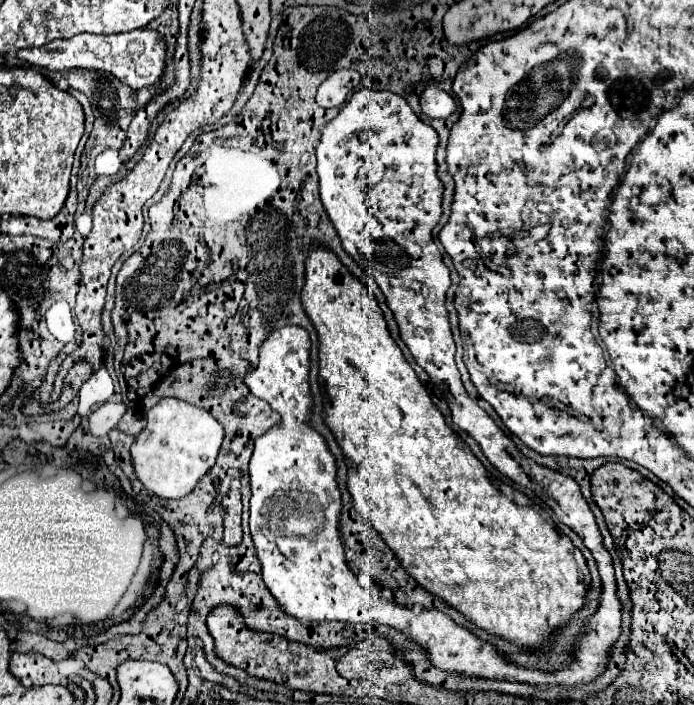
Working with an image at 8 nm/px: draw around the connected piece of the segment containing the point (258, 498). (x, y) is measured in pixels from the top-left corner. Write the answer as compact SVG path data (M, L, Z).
M286 325L280 329L270 331L270 335L260 345L260 359L258 365L244 375L244 385L250 389L252 395L264 399L270 403L274 411L280 413L282 423L278 429L268 431L254 443L254 453L250 459L250 487L252 487L252 499L250 499L250 533L258 551L258 559L262 563L262 577L266 587L270 589L272 597L276 599L278 607L298 619L300 623L314 627L322 621L342 621L342 623L378 623L392 627L414 643L422 647L428 661L444 671L444 673L456 673L460 677L478 677L478 679L508 679L508 681L520 681L520 683L540 683L548 685L548 679L552 679L552 673L540 671L540 669L520 669L516 665L506 663L496 651L488 645L478 641L468 629L456 625L448 615L438 611L422 611L420 615L414 615L410 609L400 607L394 601L384 601L380 597L380 587L372 585L372 589L364 589L356 575L348 569L344 559L344 545L338 537L338 515L342 509L340 503L340 491L336 487L336 465L334 457L326 447L326 441L308 427L308 415L310 415L310 387L308 387L308 371L310 371L310 339L308 333L302 327Z

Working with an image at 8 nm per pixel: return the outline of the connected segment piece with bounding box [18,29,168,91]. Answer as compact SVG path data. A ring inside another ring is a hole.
M140 29L132 33L118 33L118 35L80 33L72 39L58 39L58 41L46 43L44 47L18 51L18 59L48 71L72 71L72 69L106 71L114 75L122 85L128 85L130 89L138 91L160 83L166 69L168 53L166 53L166 41L158 31Z

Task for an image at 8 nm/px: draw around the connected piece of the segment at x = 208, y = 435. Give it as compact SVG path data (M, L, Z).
M174 397L162 399L148 411L148 425L132 447L134 471L150 493L164 499L182 499L214 467L222 441L224 429L208 411Z

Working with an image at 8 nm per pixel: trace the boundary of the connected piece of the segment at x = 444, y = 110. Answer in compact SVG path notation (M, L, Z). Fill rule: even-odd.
M436 85L424 89L424 93L420 97L420 107L422 107L422 113L432 119L442 119L456 111L454 99Z

